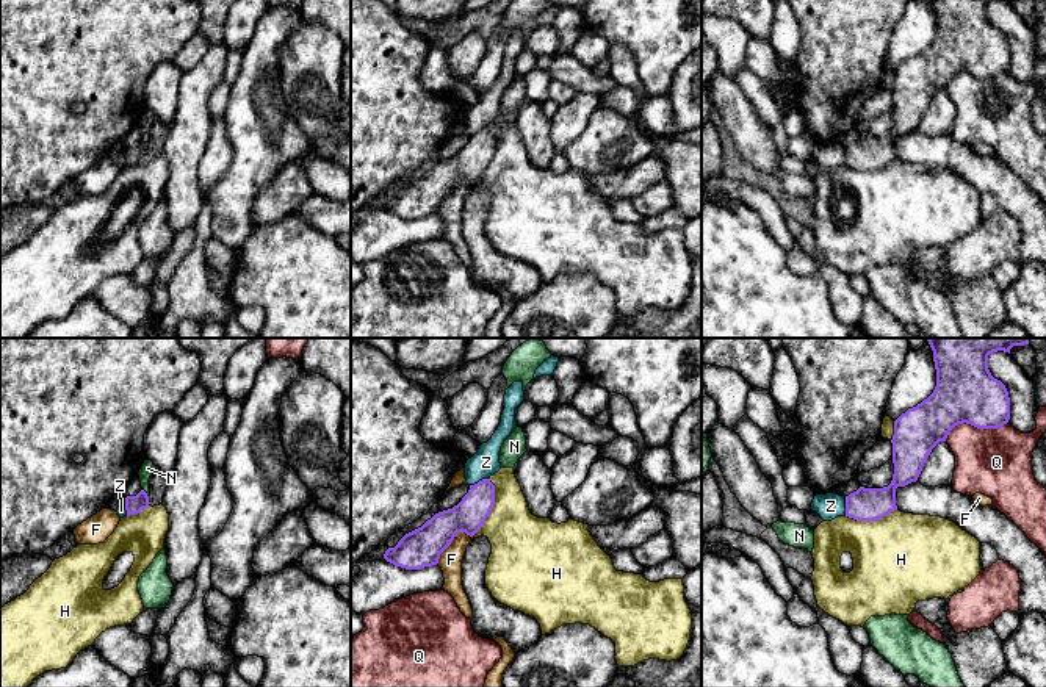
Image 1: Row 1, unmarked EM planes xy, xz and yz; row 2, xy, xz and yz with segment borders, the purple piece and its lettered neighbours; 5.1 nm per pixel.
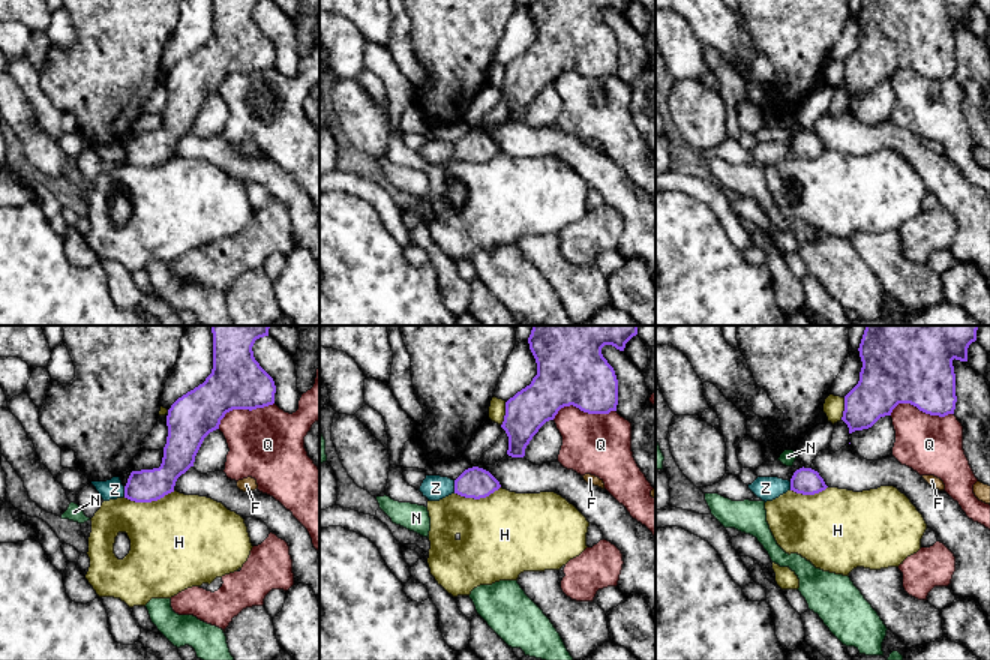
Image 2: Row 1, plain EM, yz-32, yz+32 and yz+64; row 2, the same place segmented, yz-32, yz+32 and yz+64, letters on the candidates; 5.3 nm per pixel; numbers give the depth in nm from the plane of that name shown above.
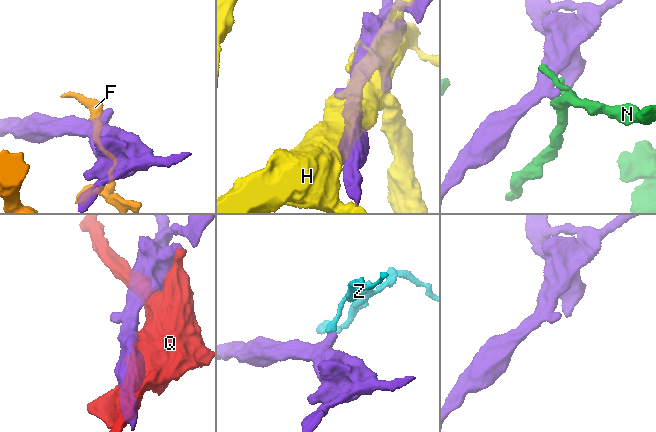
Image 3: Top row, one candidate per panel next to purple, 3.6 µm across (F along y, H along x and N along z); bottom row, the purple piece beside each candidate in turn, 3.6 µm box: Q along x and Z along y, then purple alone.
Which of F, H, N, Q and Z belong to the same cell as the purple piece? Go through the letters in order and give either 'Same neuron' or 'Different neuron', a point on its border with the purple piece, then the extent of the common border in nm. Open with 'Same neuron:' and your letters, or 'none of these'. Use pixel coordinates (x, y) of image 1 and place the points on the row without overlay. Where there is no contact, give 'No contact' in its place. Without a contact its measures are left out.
Same neuron: none of these
F: Different neuron. Touches purple at xz (450, 193). Shared border 240 nm
H: Different neuron. Touches purple at xz (492, 155). Shared border 320 nm
N: Different neuron. Touches purple at xy (146, 143). Shared border 50 nm
Q: Different neuron. Touches purple at yz (974, 75). Shared border 340 nm
Z: Different neuron. Touches purple at xz (478, 132). Shared border 100 nm

